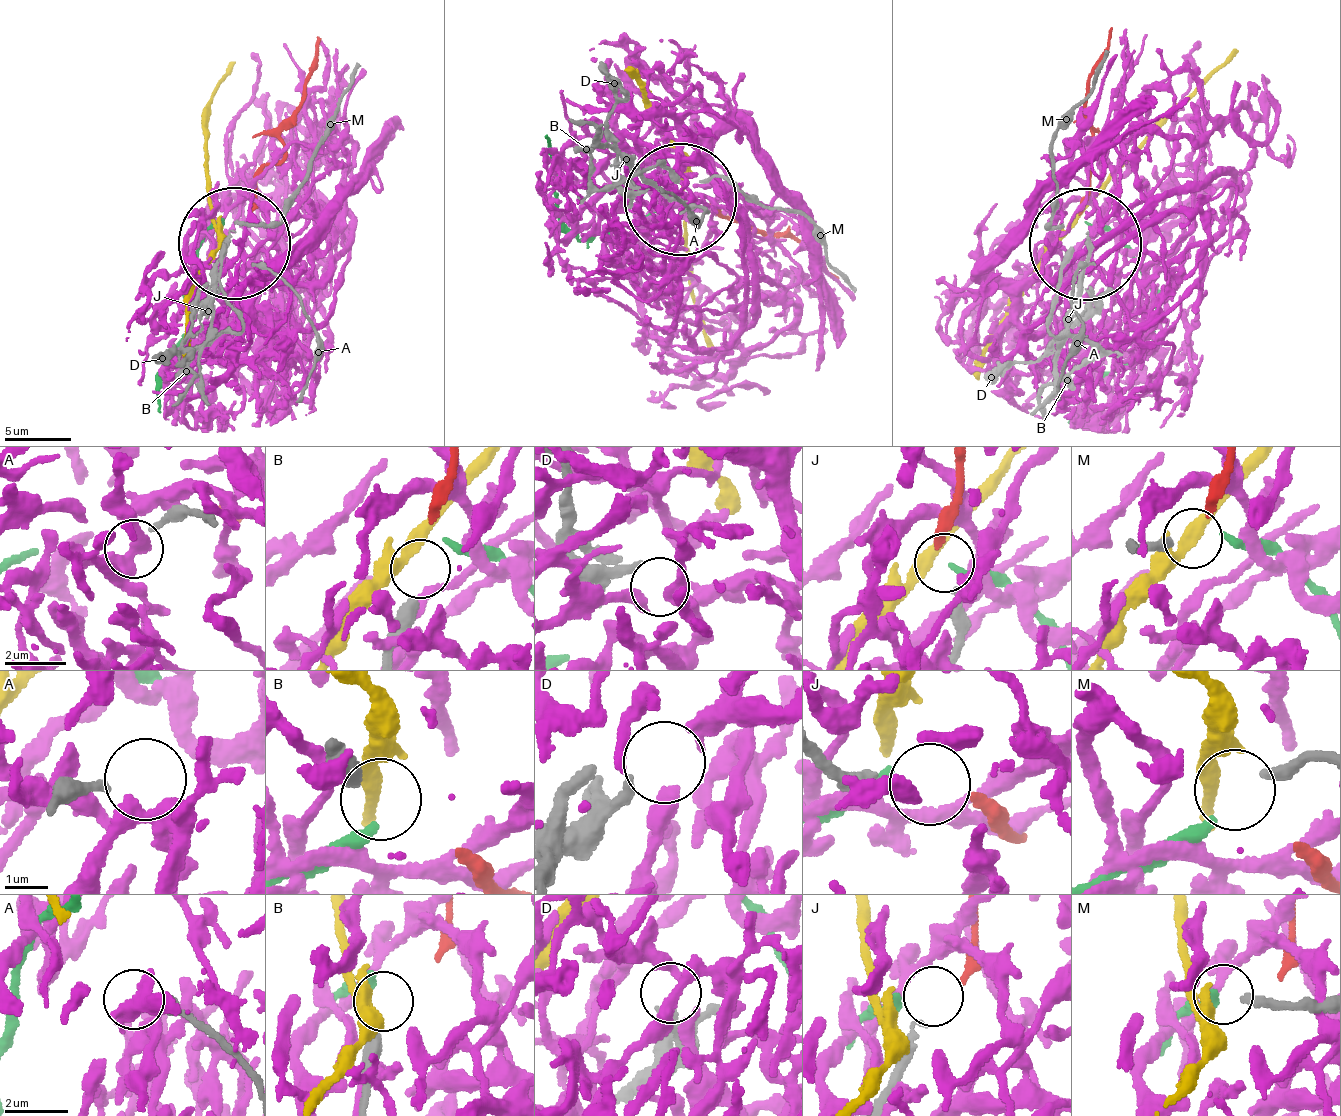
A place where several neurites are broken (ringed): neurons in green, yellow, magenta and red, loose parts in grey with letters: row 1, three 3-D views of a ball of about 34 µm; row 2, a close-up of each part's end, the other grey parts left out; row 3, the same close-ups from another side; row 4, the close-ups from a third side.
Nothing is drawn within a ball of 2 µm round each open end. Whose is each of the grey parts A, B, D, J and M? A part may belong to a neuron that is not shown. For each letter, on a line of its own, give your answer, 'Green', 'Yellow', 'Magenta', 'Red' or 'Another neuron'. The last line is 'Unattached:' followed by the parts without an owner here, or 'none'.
A: Another neuron
B: Another neuron
D: Magenta
J: Another neuron
M: Green
Unattached: A, B, J

